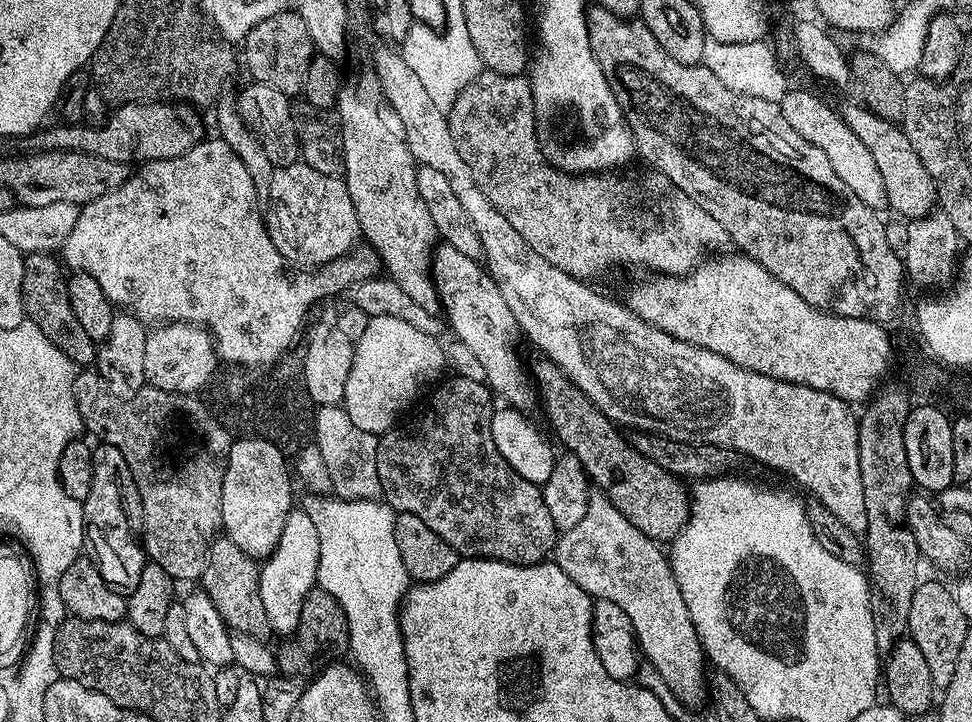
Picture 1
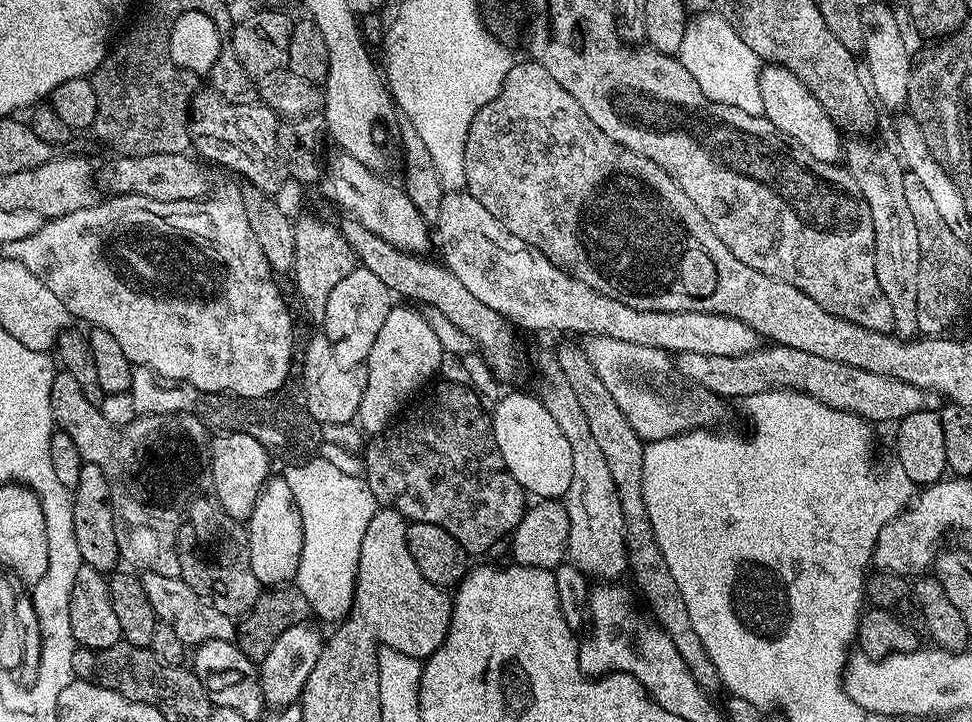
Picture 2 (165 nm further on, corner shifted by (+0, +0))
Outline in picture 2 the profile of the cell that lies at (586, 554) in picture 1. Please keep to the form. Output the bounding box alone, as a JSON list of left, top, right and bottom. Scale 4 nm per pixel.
[536,351,628,582]

